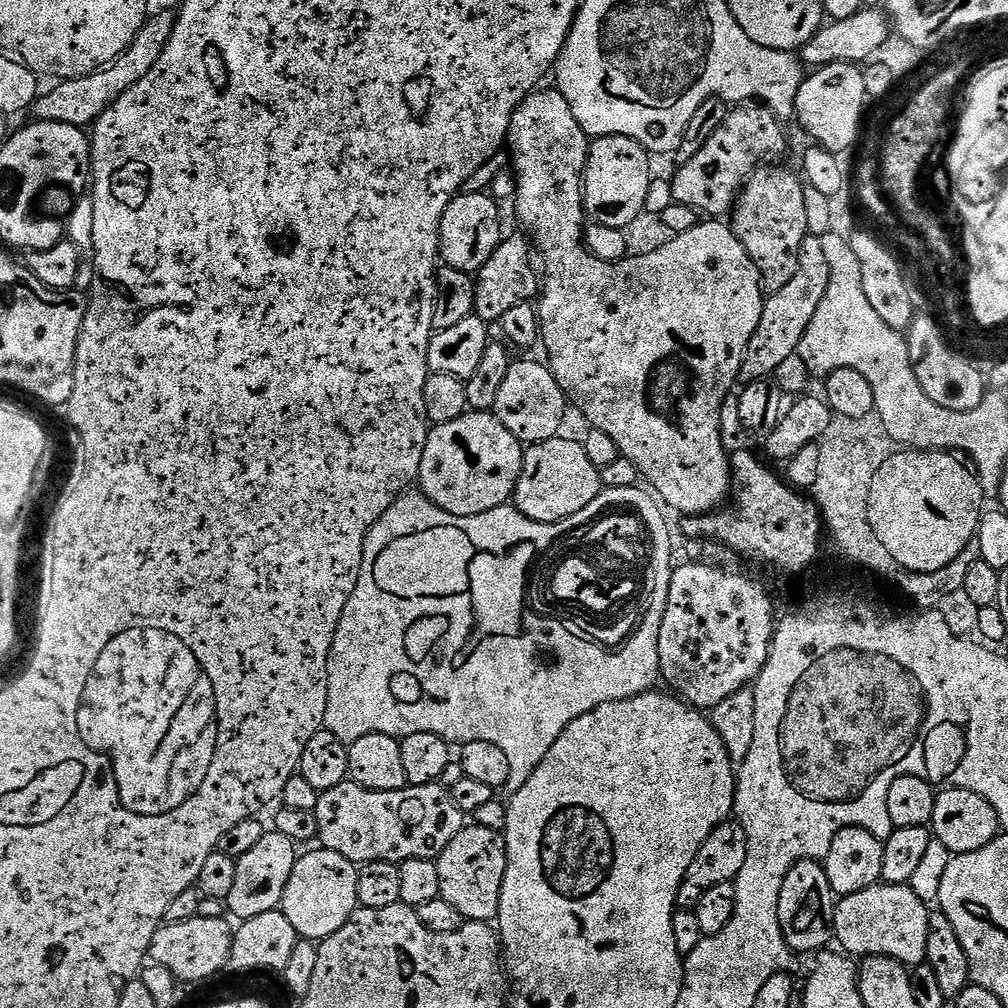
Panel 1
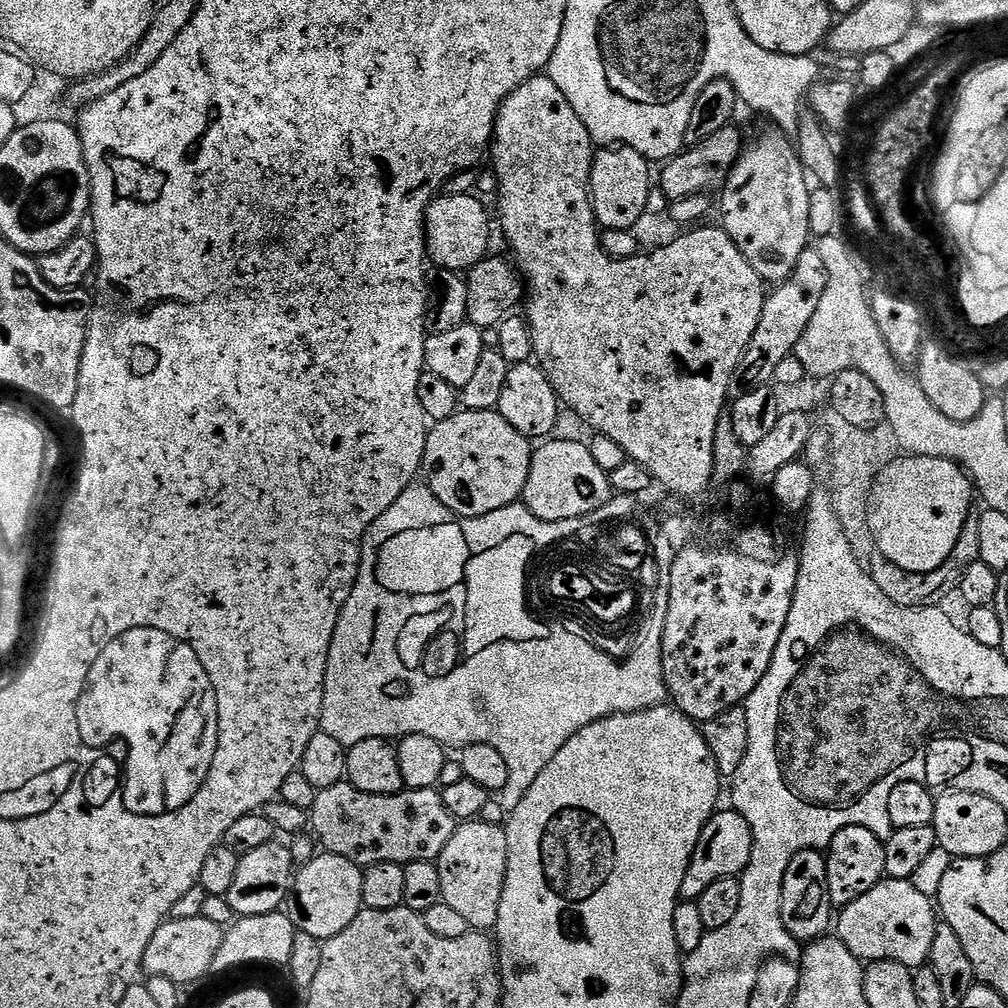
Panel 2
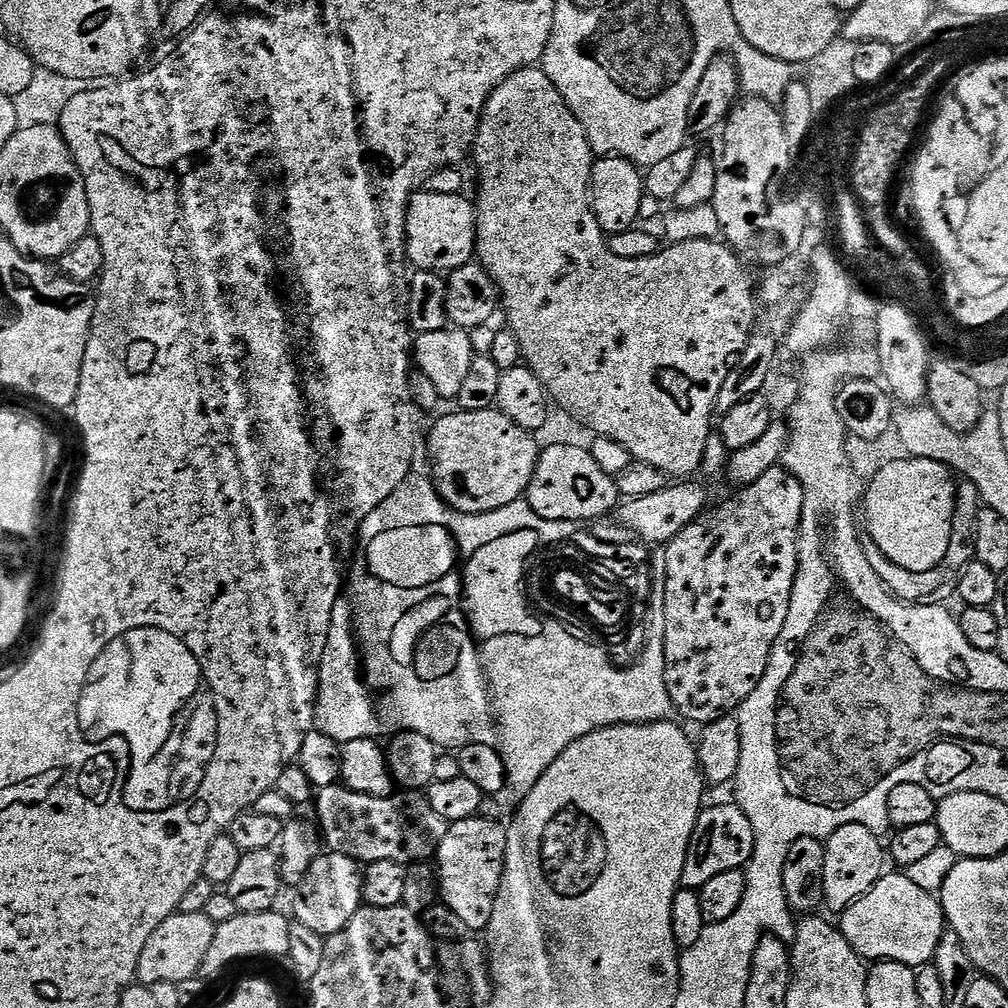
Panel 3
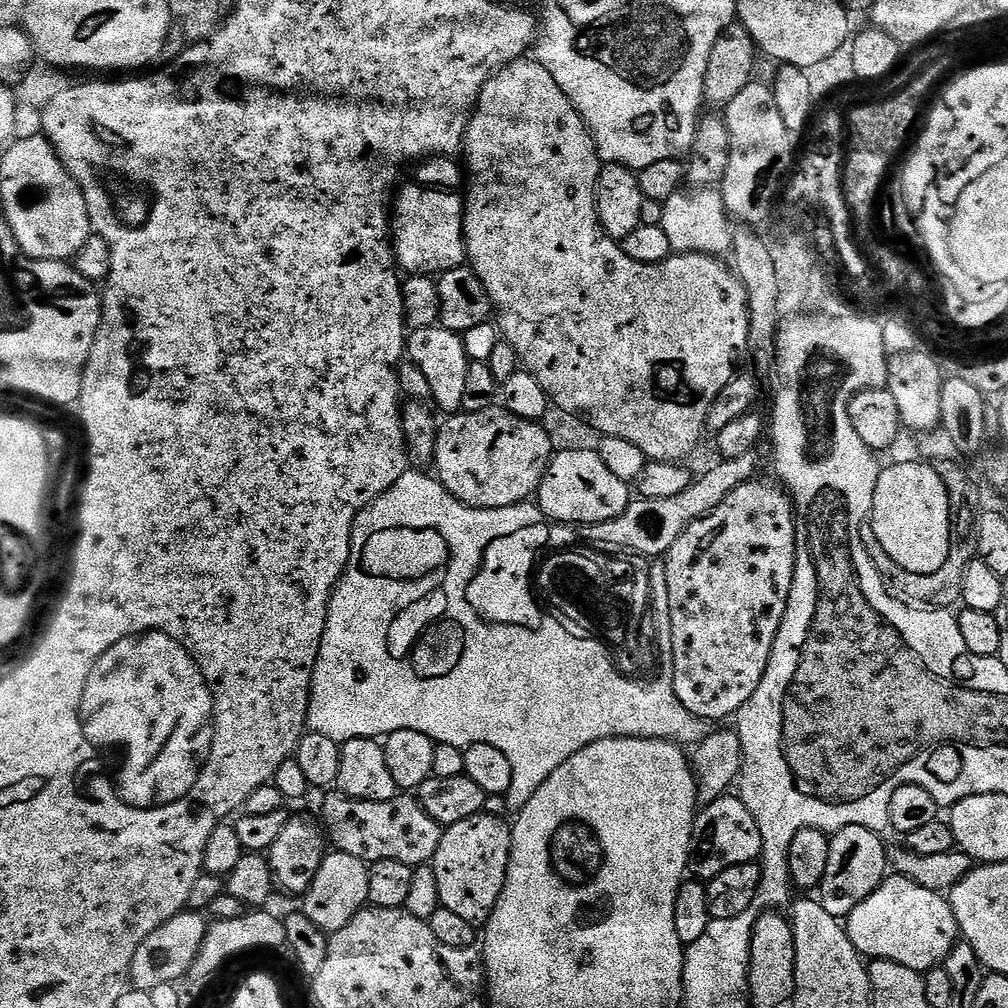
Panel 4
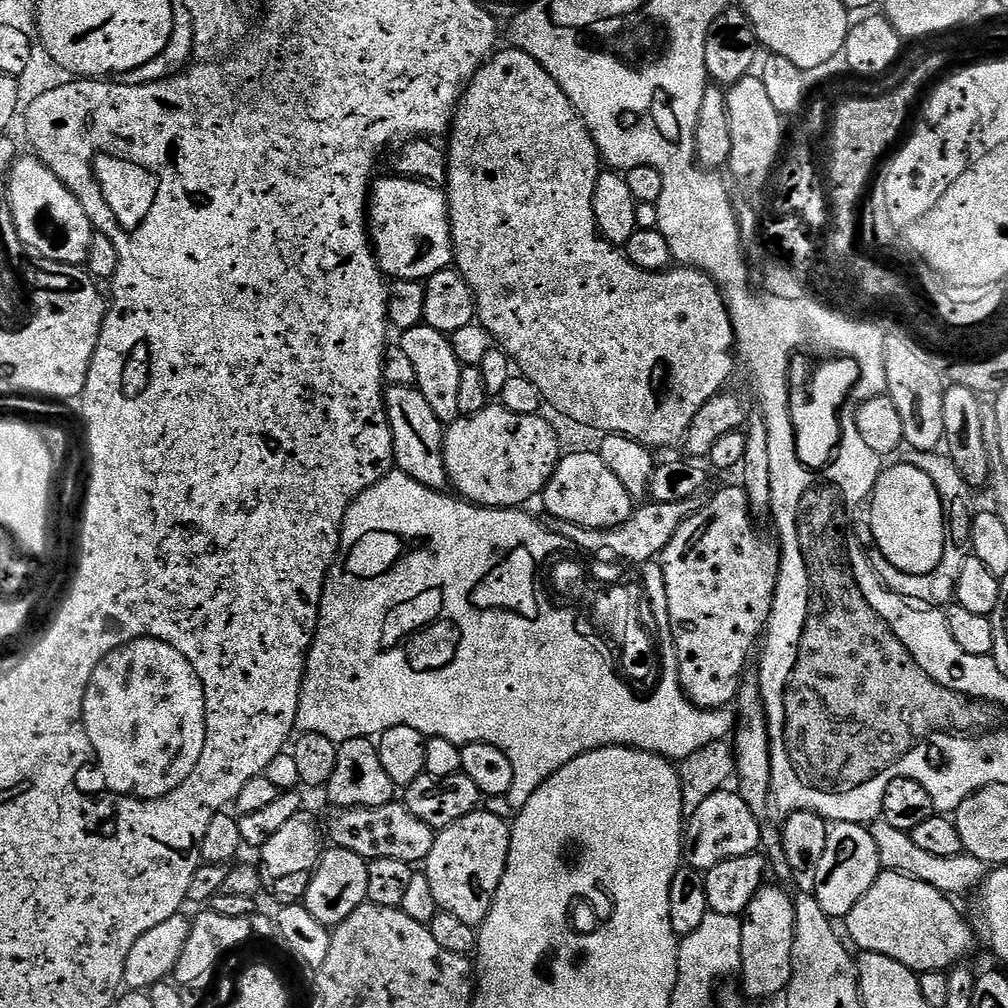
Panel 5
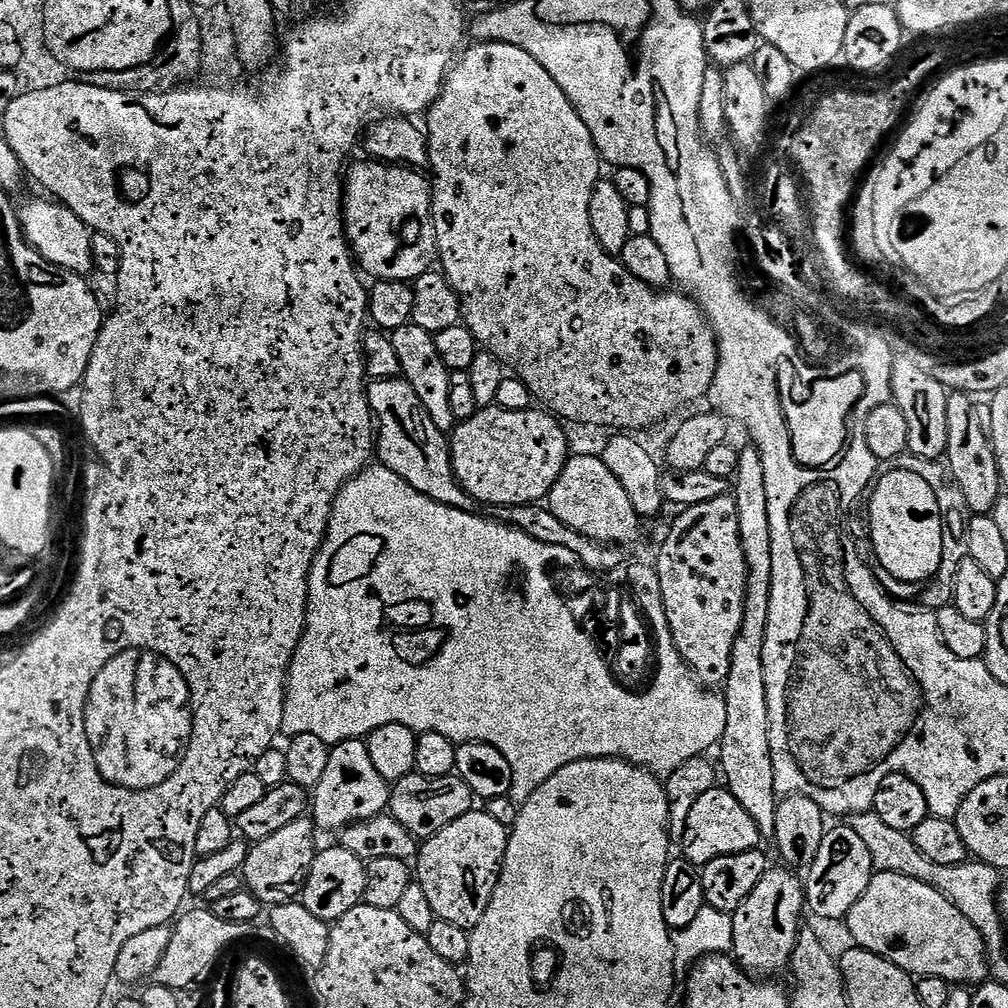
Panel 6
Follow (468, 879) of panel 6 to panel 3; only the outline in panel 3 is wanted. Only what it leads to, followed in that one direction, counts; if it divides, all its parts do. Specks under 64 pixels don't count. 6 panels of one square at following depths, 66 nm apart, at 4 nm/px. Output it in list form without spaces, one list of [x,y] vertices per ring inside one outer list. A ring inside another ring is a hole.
[[[478,815],[449,824],[446,838],[442,838],[442,846],[436,851],[434,867],[440,877],[440,900],[455,910],[473,933],[483,933],[494,914],[507,845],[507,827],[499,820],[483,820]]]

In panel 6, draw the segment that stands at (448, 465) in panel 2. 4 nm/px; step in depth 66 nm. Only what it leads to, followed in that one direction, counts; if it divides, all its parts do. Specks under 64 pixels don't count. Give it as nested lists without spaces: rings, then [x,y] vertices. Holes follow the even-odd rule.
[[[490,407],[481,408],[479,412],[474,414],[474,418],[469,420],[462,420],[457,423],[456,427],[450,433],[450,447],[452,450],[452,465],[454,472],[458,478],[458,482],[465,488],[465,490],[474,497],[477,505],[492,504],[491,506],[507,506],[510,504],[540,504],[541,501],[547,497],[551,492],[554,482],[562,474],[562,470],[566,466],[570,451],[567,442],[567,434],[565,432],[565,425],[561,423],[557,417],[553,416],[547,410],[506,410],[505,408]]]

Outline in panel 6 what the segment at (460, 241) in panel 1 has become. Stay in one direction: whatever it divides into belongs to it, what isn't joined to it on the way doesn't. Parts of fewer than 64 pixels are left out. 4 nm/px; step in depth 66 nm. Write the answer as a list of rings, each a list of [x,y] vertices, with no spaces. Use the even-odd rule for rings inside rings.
[[[371,158],[365,161],[365,164],[353,163],[347,169],[344,185],[344,230],[355,263],[376,280],[415,282],[422,274],[433,271],[440,254],[436,223],[432,217],[432,186],[429,177],[423,171],[402,164],[385,164]]]

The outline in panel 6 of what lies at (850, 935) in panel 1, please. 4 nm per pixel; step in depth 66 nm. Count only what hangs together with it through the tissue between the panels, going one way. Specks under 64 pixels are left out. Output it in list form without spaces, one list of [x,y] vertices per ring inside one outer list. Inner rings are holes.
[[[876,872],[872,877],[870,886],[866,890],[866,894],[862,894],[862,898],[858,898],[858,902],[854,902],[854,906],[850,910],[850,914],[846,918],[846,925],[852,931],[851,943],[858,948],[865,948],[879,956],[885,956],[890,962],[894,962],[894,966],[898,966],[904,972],[911,974],[913,977],[929,976],[930,978],[942,978],[953,986],[979,986],[989,979],[988,961],[986,959],[986,949],[984,939],[980,933],[978,925],[970,922],[970,918],[966,918],[966,914],[962,914],[962,910],[958,910],[958,906],[954,906],[951,899],[943,896],[936,888],[931,888],[926,882],[916,882],[914,878],[903,876],[902,874],[894,874],[893,872]]]

